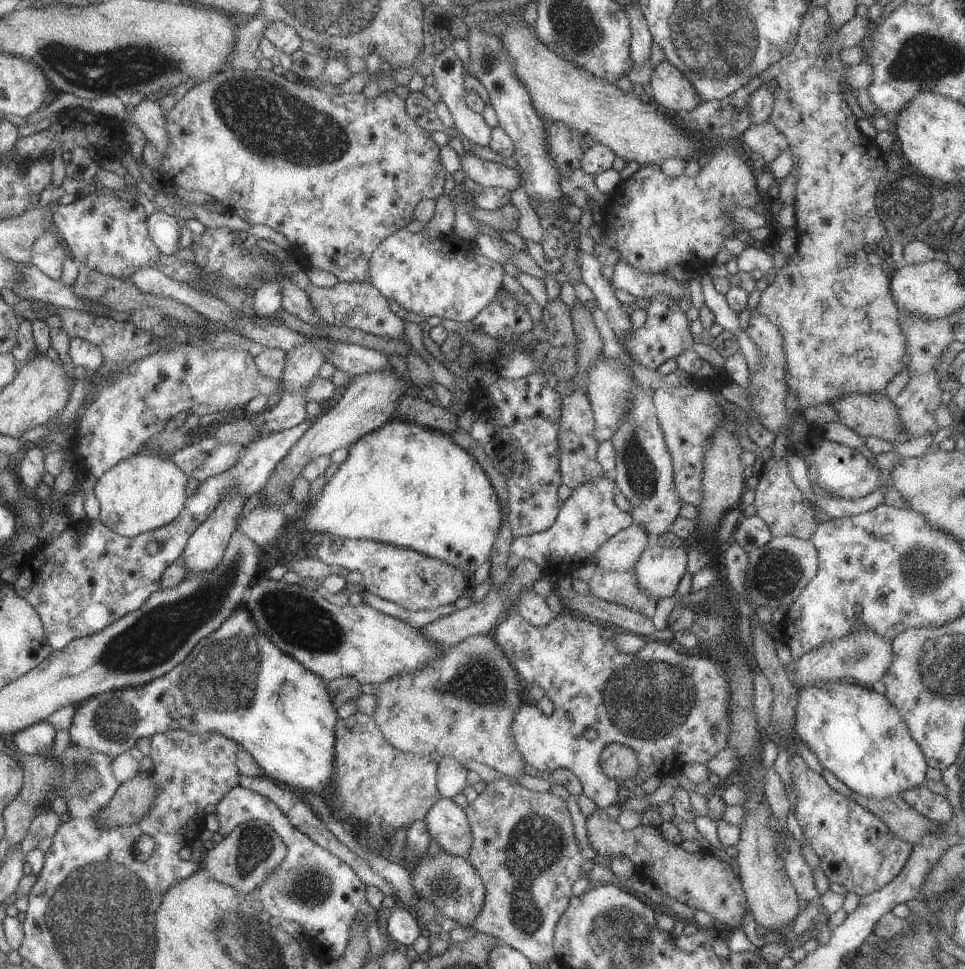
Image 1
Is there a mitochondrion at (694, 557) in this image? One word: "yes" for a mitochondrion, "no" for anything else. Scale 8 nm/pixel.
no

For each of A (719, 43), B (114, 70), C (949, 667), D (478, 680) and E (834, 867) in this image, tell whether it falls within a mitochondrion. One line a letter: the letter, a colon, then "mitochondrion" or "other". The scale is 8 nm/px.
A: mitochondrion
B: mitochondrion
C: mitochondrion
D: mitochondrion
E: other

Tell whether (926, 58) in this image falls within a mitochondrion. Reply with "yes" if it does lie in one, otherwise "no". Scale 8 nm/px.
yes

